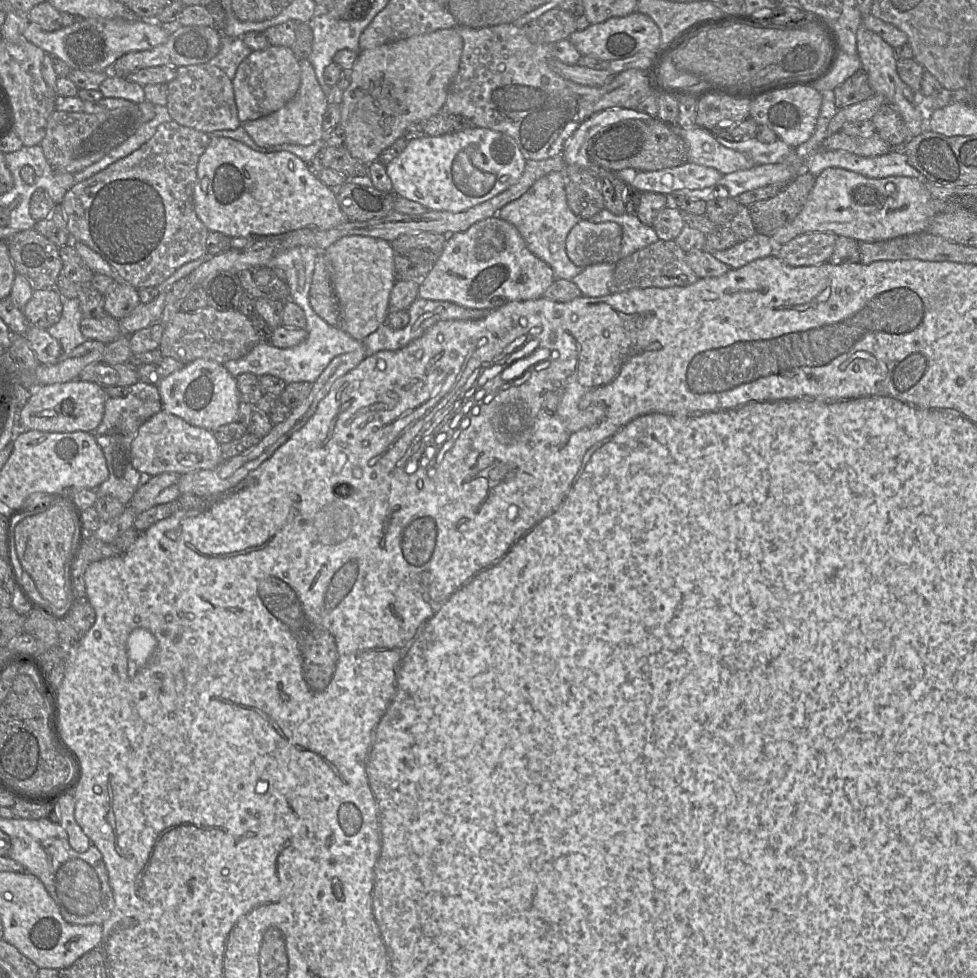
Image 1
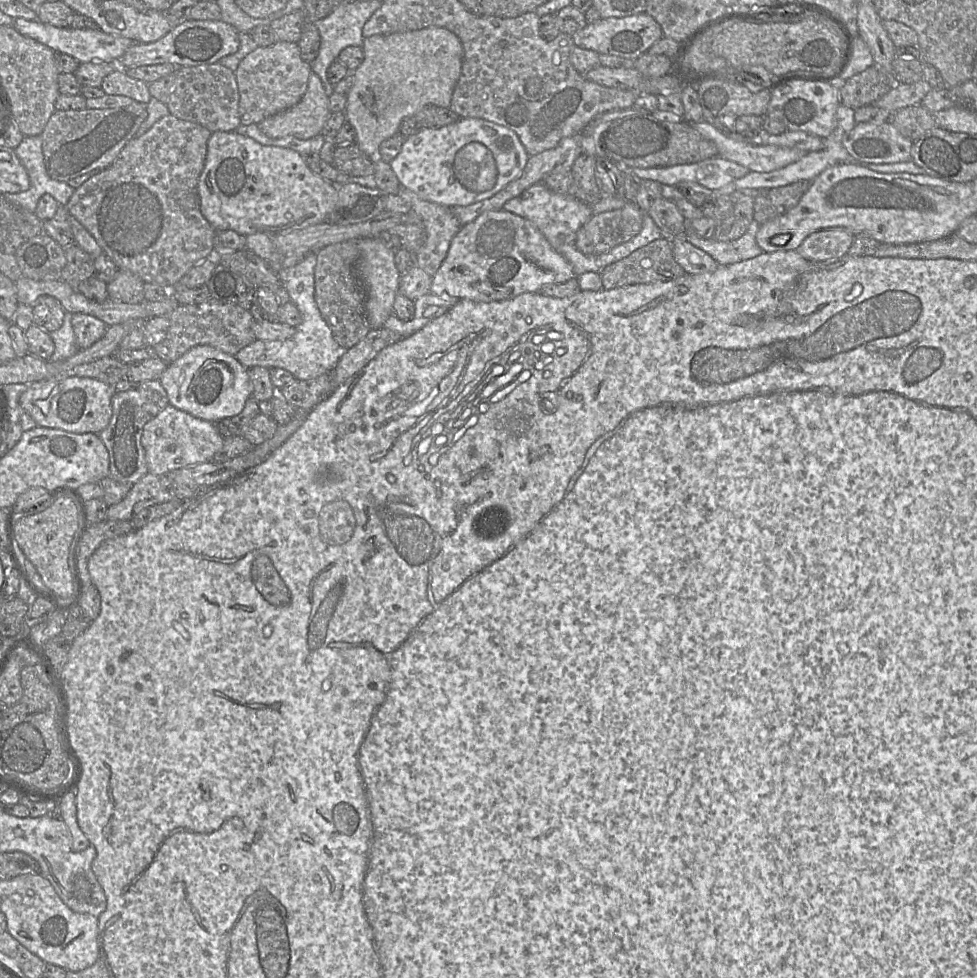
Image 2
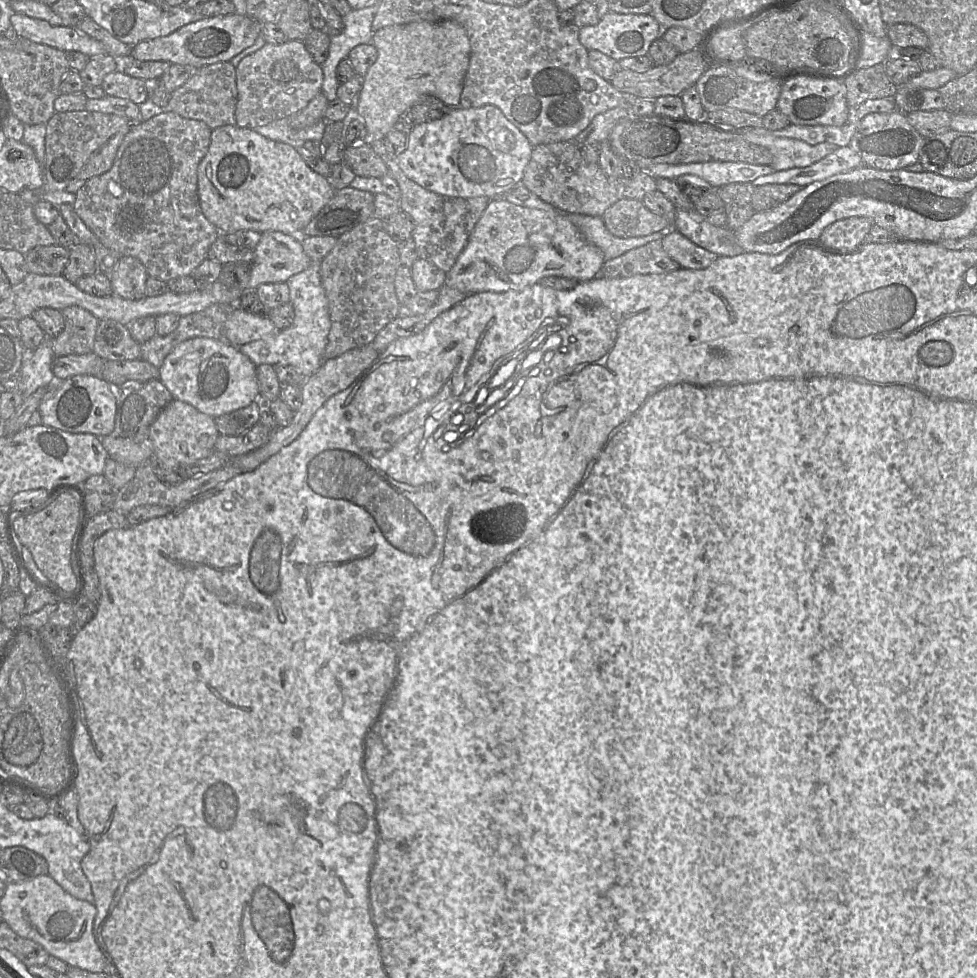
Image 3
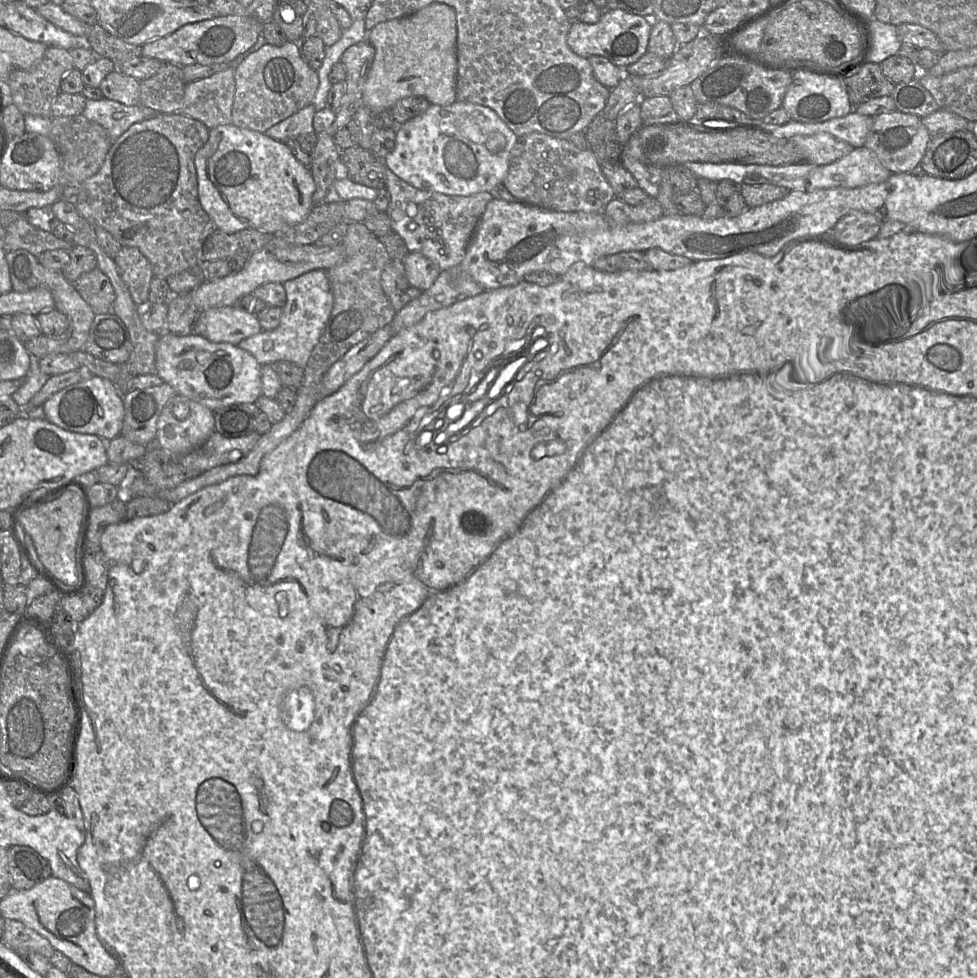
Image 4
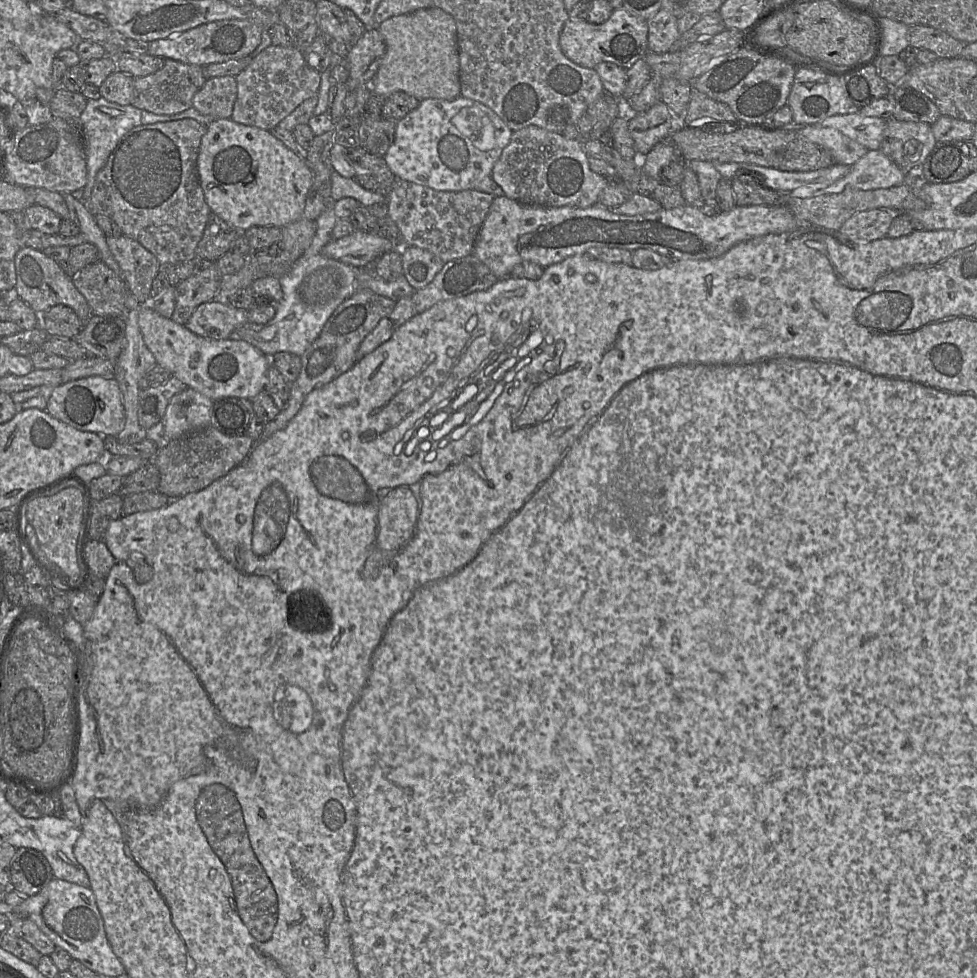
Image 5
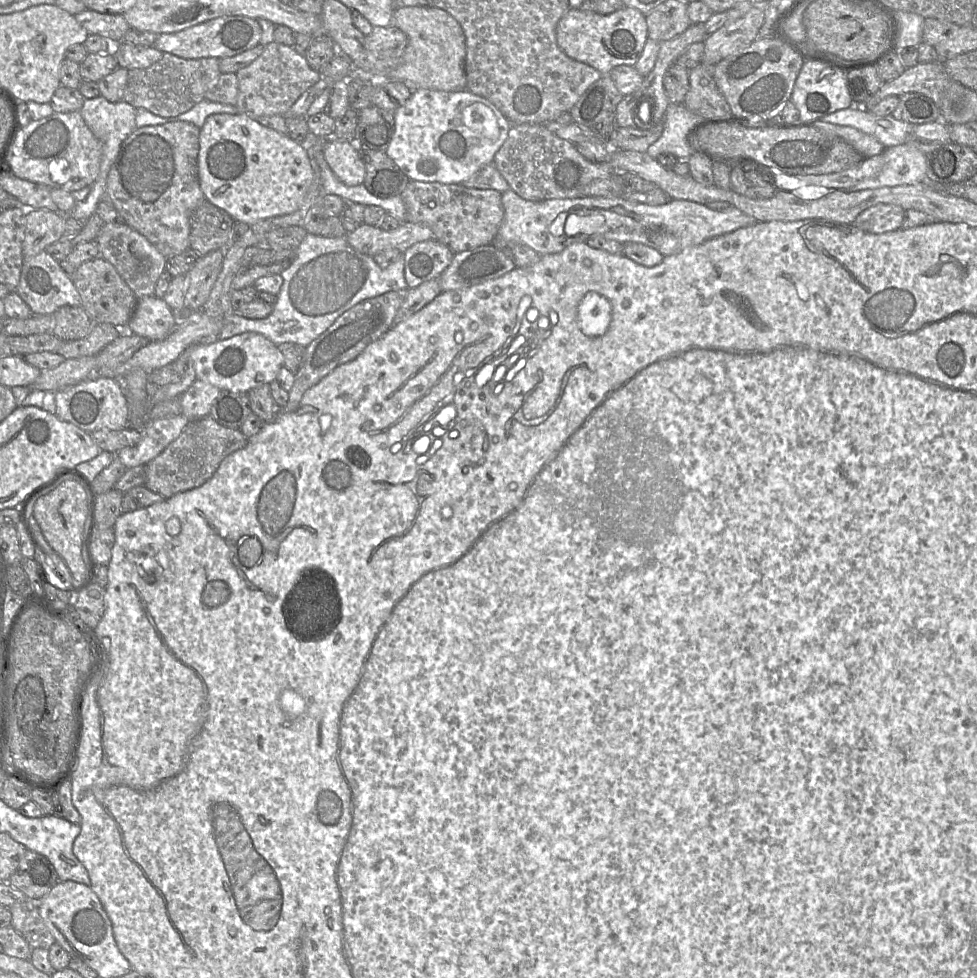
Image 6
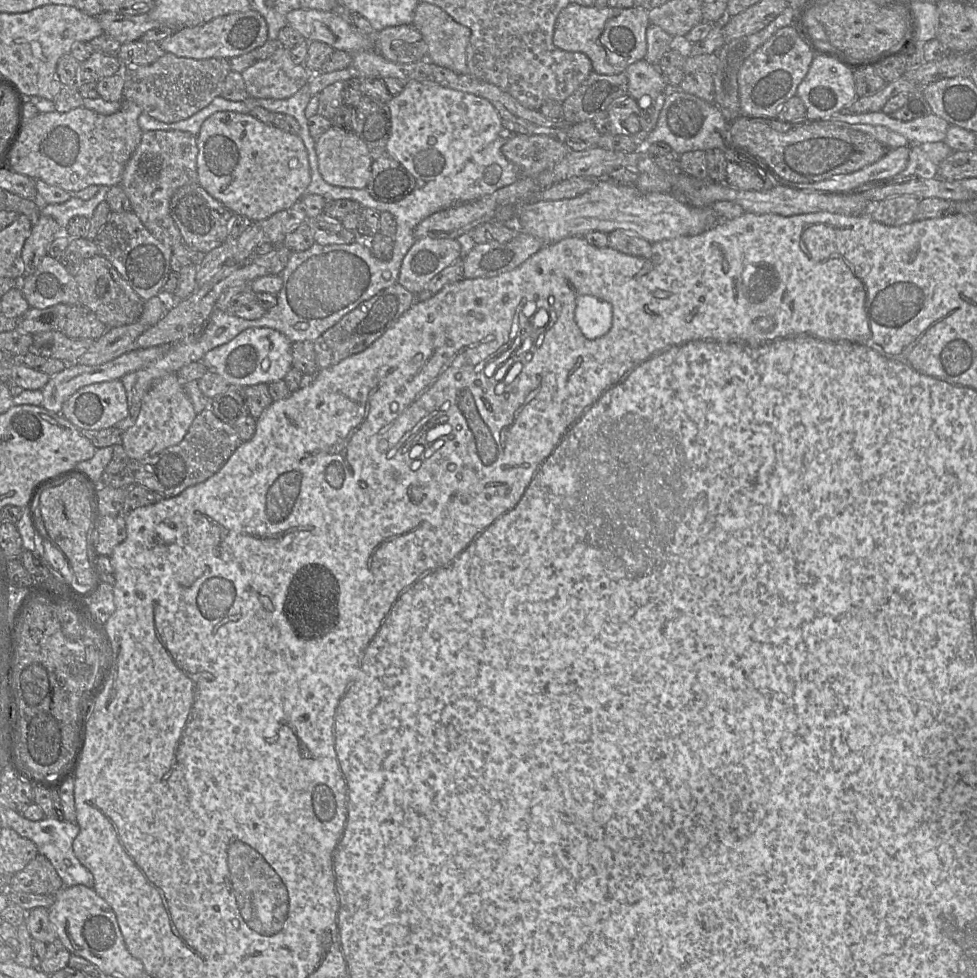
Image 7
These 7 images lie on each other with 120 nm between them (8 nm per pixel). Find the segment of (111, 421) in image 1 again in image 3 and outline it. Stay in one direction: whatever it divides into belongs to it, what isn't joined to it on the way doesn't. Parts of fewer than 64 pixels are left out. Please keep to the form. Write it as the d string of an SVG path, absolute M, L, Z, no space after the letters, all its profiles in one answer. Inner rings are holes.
M159 379L144 383L139 390L121 390L116 388L116 415L113 431L99 437L108 456L115 461L138 467L142 462L153 457L153 445L149 436L149 428L159 413L172 401L173 395Z

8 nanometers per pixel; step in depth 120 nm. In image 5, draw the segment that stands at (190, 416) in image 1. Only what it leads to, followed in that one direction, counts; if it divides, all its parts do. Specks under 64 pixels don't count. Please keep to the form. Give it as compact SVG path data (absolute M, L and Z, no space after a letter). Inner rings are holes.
M141 304L138 324L147 348L154 355L156 363L168 369L173 376L180 379L188 388L193 388L212 400L222 397L244 397L252 399L265 390L267 370L271 358L252 344L244 340L214 340L201 337L191 332L186 326L180 325L171 318L161 316L149 304Z

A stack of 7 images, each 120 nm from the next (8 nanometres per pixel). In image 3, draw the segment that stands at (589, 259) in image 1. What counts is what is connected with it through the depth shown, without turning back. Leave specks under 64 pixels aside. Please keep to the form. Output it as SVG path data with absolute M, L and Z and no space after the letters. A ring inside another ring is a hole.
M635 199L616 200L601 219L609 233L618 238L647 236L655 232L665 234L669 230L666 219L655 215Z

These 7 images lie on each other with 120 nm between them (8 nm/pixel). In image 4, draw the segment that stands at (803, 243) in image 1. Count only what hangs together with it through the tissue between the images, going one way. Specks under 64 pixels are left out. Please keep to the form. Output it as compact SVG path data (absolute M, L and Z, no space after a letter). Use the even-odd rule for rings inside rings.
M852 211L834 225L829 236L838 245L854 247L874 239L881 225L882 220L871 213Z

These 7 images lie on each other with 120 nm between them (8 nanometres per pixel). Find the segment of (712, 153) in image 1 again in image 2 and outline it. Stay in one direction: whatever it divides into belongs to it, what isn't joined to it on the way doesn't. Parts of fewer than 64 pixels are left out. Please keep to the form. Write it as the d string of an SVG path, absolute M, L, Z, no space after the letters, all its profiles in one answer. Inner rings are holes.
M704 120L696 123L691 122L689 126L692 126L704 138L714 142L718 148L718 156L738 163L746 167L750 172L771 172L798 161L808 153L796 148L781 147L777 145L755 145L746 140L745 134L731 132L730 130L721 131Z

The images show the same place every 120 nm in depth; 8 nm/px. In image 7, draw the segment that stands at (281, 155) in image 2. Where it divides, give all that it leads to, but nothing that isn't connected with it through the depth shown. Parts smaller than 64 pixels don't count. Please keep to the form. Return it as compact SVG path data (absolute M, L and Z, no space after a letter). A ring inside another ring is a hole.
M220 111L203 122L196 138L199 184L234 214L258 222L290 208L306 194L311 170L299 135L265 124L250 113Z

